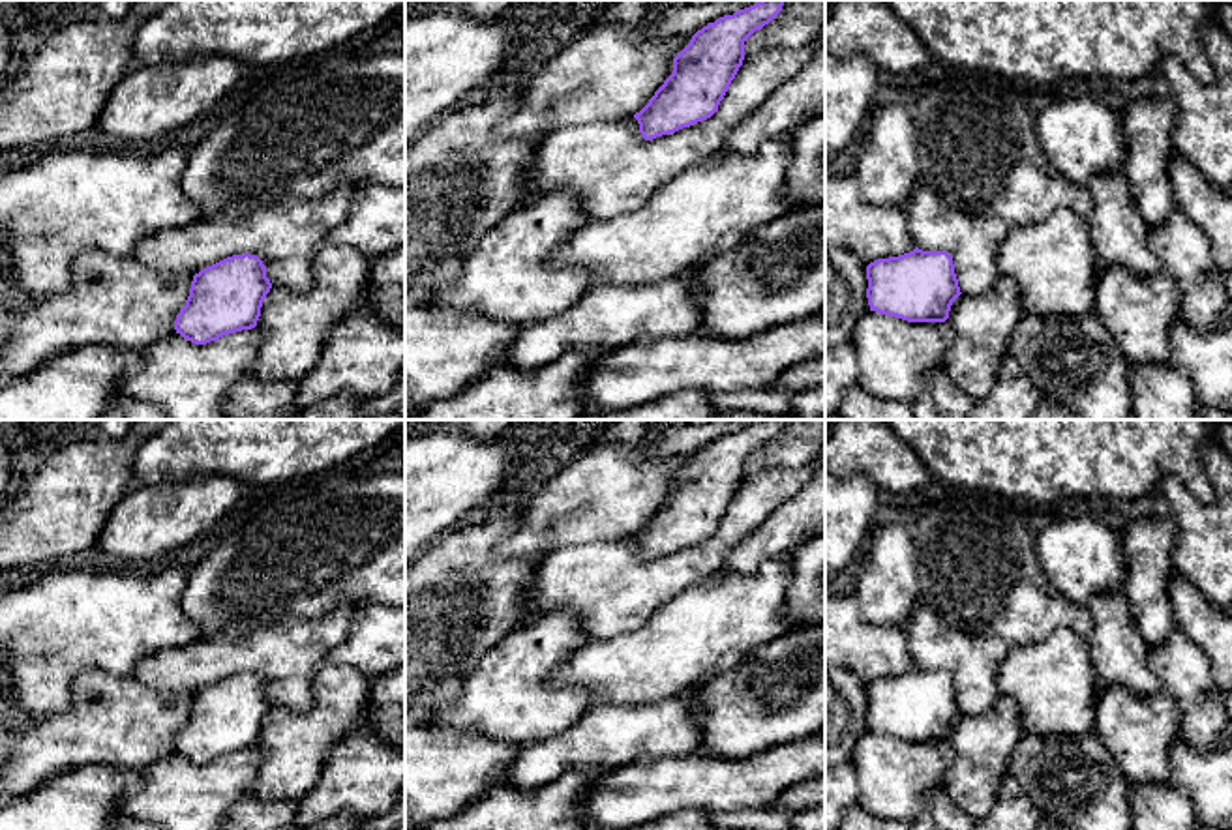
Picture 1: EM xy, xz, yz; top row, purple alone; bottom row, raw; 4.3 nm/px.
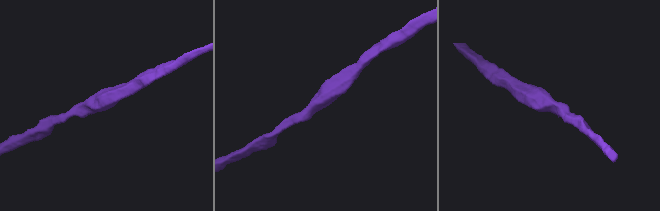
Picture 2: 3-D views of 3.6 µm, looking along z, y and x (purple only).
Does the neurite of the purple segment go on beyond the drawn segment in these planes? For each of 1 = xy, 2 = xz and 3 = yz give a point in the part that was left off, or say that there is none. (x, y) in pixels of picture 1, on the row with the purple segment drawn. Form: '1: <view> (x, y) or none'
1: none
2: none
3: none

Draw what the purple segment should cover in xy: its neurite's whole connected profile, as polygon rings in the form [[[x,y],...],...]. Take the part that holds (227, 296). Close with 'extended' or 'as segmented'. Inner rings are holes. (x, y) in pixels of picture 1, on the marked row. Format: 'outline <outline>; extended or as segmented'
outline [[[233,255],[193,275],[174,330],[195,345],[257,326],[272,283],[255,255]]]; as segmented

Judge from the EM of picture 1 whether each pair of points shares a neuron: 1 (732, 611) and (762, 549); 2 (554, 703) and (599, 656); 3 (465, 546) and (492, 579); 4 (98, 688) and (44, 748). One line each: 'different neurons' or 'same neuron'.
1: different neurons
2: different neurons
3: same neuron
4: same neuron

